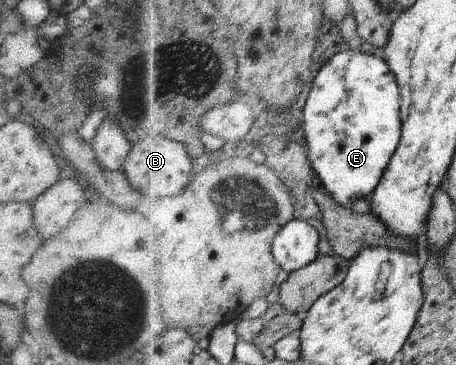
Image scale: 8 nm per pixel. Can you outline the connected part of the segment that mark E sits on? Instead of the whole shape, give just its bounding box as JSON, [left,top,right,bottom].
[302,49,401,207]

